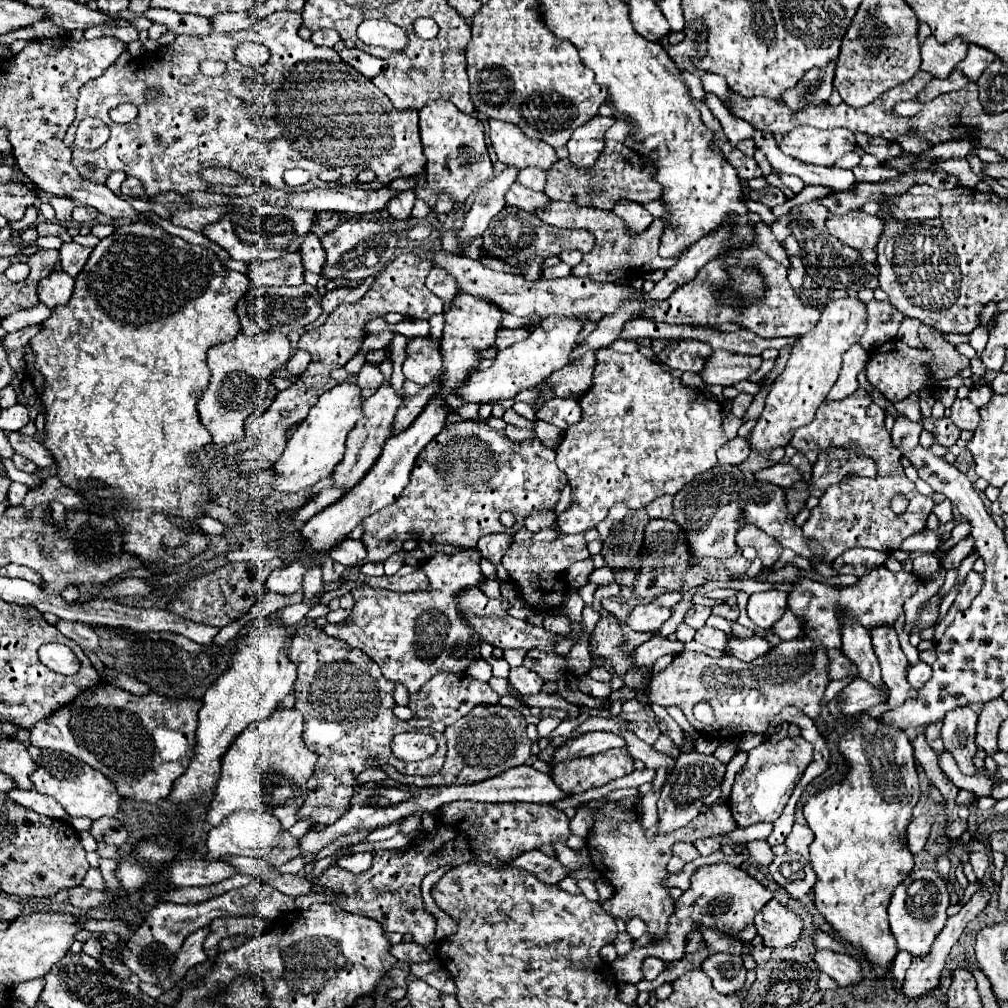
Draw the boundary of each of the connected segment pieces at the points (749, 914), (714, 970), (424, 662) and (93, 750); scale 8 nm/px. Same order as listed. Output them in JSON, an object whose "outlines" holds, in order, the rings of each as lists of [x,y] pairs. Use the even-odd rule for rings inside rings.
{"outlines":[[[[710,864],[710,866],[700,866],[692,874],[692,884],[690,888],[676,900],[674,914],[668,920],[668,926],[662,936],[654,938],[648,946],[642,946],[638,950],[630,950],[628,954],[616,958],[612,962],[612,970],[616,978],[624,984],[636,985],[643,980],[642,962],[648,956],[662,958],[664,962],[680,960],[684,954],[684,944],[686,944],[686,934],[692,930],[692,926],[714,926],[722,930],[742,930],[748,924],[754,922],[754,916],[764,908],[766,902],[772,900],[772,892],[762,886],[758,880],[754,880],[750,874],[744,870],[732,866],[732,864]]],[[[714,954],[704,960],[702,970],[720,994],[736,994],[744,986],[746,968],[740,954]]],[[[476,548],[456,554],[434,554],[426,558],[422,570],[428,578],[426,590],[394,592],[386,588],[358,588],[351,595],[356,604],[350,616],[324,632],[362,650],[382,670],[384,678],[406,686],[408,694],[420,692],[422,684],[438,672],[466,672],[474,660],[480,660],[480,634],[462,620],[456,596],[466,588],[478,588],[484,582],[480,570],[480,552]]],[[[100,682],[98,686],[78,694],[54,716],[36,722],[30,732],[30,742],[38,748],[62,750],[80,758],[110,778],[116,784],[118,794],[124,798],[156,804],[170,794],[174,780],[184,772],[184,768],[168,768],[162,760],[158,760],[152,730],[158,726],[182,730],[186,732],[188,744],[194,746],[200,704],[200,700],[168,700],[158,694],[136,696]]]]}

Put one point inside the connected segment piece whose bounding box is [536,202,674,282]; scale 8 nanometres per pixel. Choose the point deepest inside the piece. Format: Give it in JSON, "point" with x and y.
{"point":[614,256]}

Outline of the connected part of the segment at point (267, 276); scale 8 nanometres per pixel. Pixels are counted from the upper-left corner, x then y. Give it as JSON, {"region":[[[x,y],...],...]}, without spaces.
{"region":[[[298,252],[286,254],[278,260],[252,262],[248,266],[248,280],[252,286],[300,286],[302,262],[298,262]]]}

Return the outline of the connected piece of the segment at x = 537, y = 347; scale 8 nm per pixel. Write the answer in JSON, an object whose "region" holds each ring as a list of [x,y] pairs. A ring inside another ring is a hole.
{"region":[[[560,316],[546,318],[538,328],[532,330],[530,338],[506,350],[500,350],[490,368],[470,372],[466,384],[458,388],[454,394],[460,396],[464,402],[474,402],[474,404],[490,404],[490,402],[514,398],[518,392],[544,382],[552,372],[564,368],[570,362],[570,352],[574,348],[580,330],[582,330],[582,322],[576,318],[560,318]]]}

